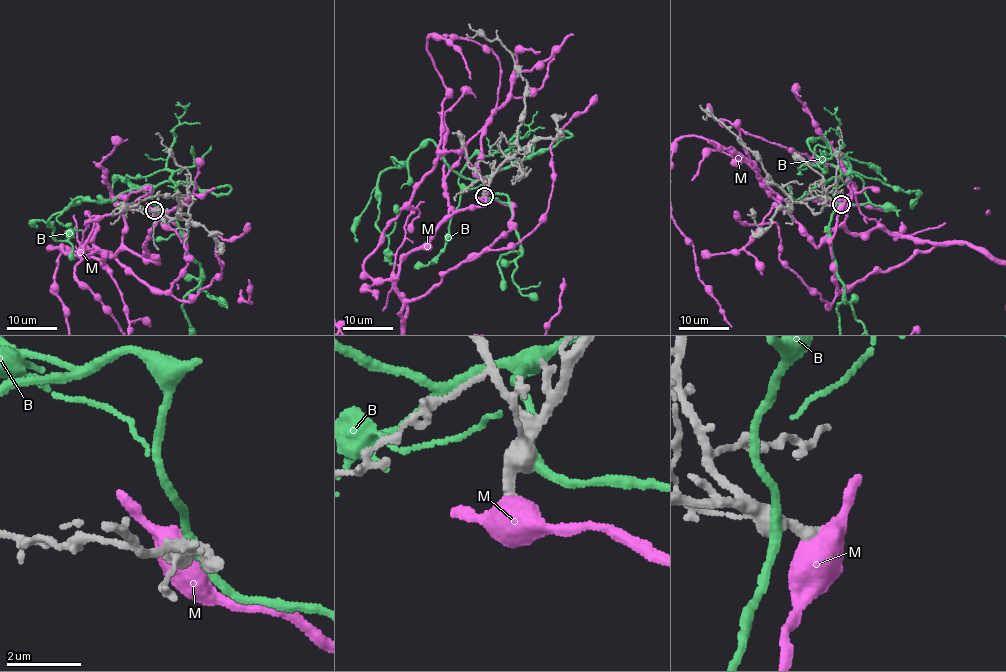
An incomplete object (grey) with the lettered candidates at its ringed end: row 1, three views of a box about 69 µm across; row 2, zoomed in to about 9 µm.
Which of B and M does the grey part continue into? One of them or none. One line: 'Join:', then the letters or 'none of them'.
Join: none of them

